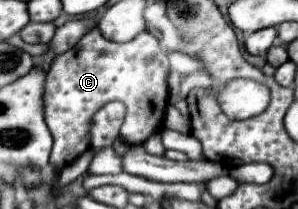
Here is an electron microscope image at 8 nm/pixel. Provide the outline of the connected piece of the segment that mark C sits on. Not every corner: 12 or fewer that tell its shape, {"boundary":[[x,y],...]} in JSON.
{"boundary":[[90,29],[48,69],[50,165],[86,151],[92,115],[128,109],[124,141],[162,127],[168,57],[152,33]]}

